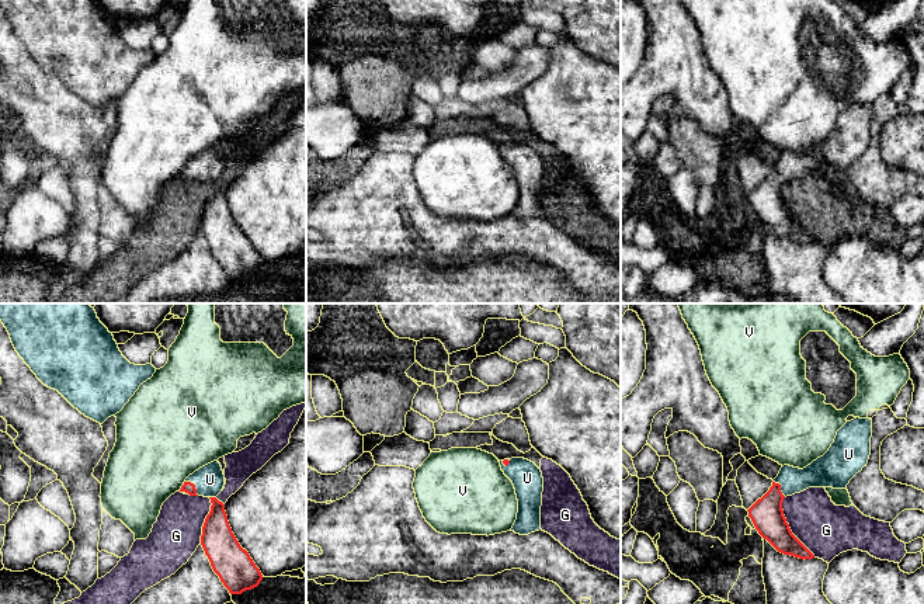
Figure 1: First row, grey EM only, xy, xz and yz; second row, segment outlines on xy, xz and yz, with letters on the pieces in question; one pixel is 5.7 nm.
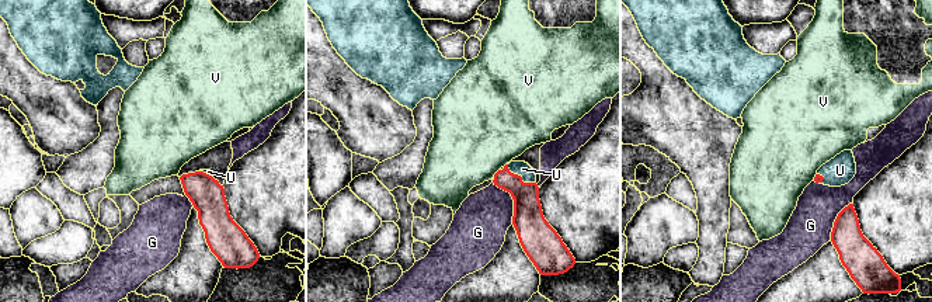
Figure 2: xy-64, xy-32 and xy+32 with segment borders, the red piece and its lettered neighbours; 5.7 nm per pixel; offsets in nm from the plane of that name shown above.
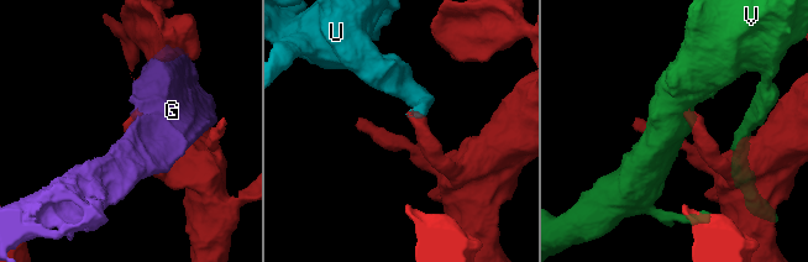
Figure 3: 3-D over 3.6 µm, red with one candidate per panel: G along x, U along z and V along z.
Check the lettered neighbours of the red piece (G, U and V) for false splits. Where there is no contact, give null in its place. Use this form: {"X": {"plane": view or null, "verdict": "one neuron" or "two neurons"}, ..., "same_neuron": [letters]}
{"G": {"plane": "yz", "verdict": "two neurons"}, "U": {"plane": "xy", "verdict": "one neuron"}, "V": {"plane": "xy", "verdict": "two neurons"}, "same_neuron": ["U"]}

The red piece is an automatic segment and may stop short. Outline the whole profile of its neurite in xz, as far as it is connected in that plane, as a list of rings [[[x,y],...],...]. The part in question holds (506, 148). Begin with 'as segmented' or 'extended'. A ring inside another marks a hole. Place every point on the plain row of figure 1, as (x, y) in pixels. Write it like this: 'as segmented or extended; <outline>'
extended; [[[511,143],[499,147],[504,160],[513,167],[518,185],[517,205],[511,216],[520,221],[539,216],[543,177],[541,155],[524,143]]]

